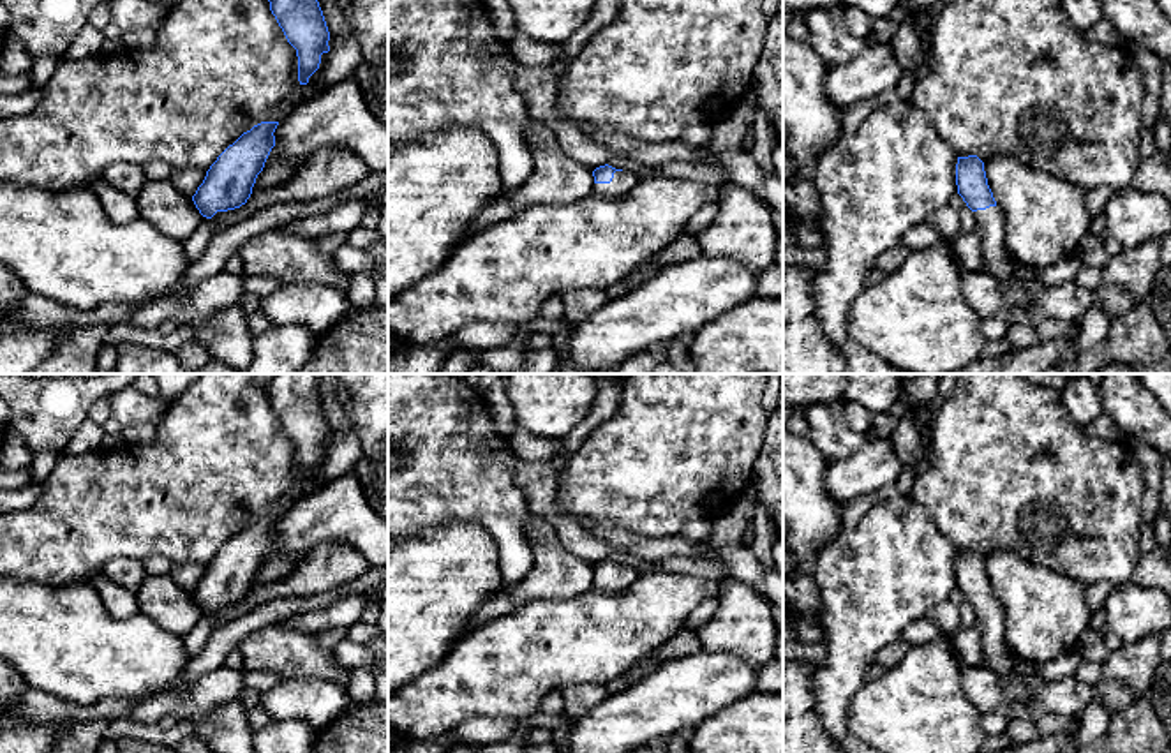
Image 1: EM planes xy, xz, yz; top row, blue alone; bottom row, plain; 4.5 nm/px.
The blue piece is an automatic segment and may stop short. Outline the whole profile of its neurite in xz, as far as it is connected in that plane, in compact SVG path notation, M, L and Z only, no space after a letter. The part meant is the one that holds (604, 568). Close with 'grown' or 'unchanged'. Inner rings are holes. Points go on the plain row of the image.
M608 559L596 563L593 566L593 571L594 571L593 585L607 593L615 593L638 577L637 570L615 564Z; grown

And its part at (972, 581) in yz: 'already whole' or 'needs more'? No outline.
needs more

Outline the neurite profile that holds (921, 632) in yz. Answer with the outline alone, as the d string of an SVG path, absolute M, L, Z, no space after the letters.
M922 617L905 628L905 631L901 633L901 640L905 640L908 645L922 645L942 635L944 633L935 623Z

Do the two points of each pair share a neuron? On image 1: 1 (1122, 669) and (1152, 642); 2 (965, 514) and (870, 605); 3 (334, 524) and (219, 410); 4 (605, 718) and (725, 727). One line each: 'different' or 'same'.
1: same
2: different
3: different
4: different

